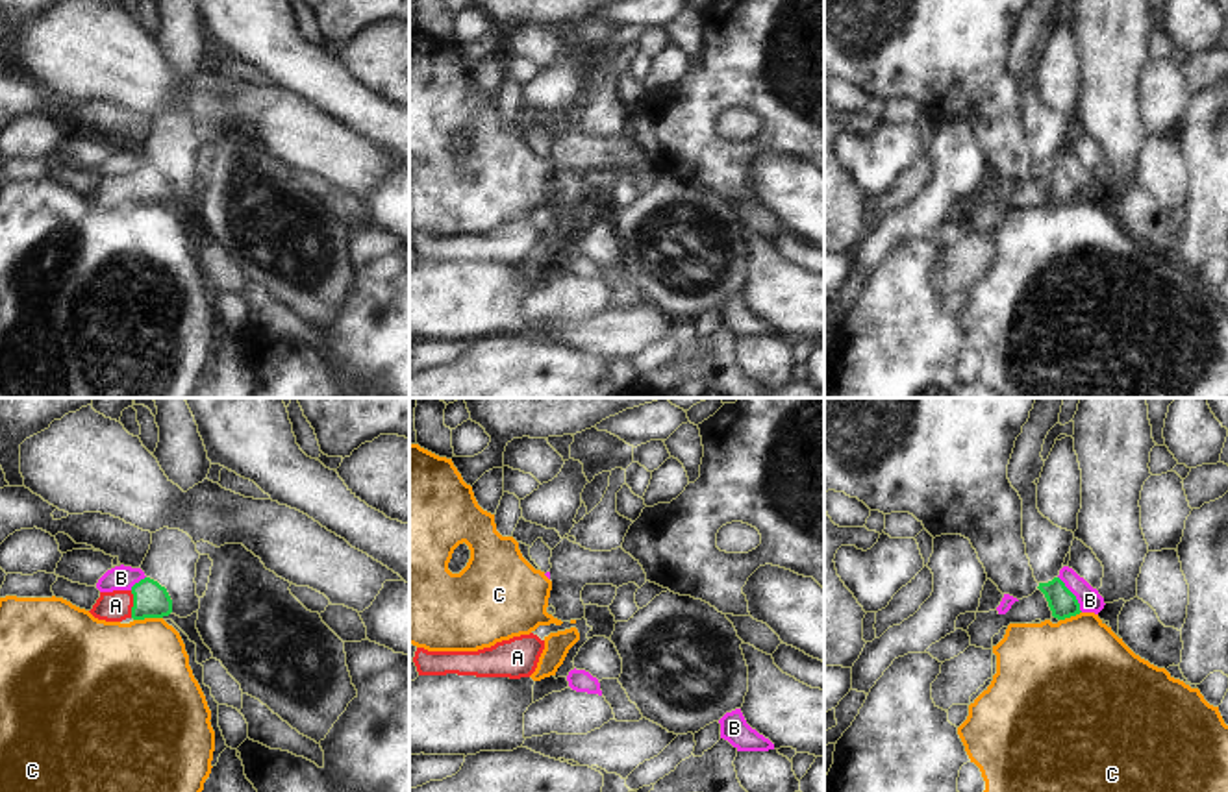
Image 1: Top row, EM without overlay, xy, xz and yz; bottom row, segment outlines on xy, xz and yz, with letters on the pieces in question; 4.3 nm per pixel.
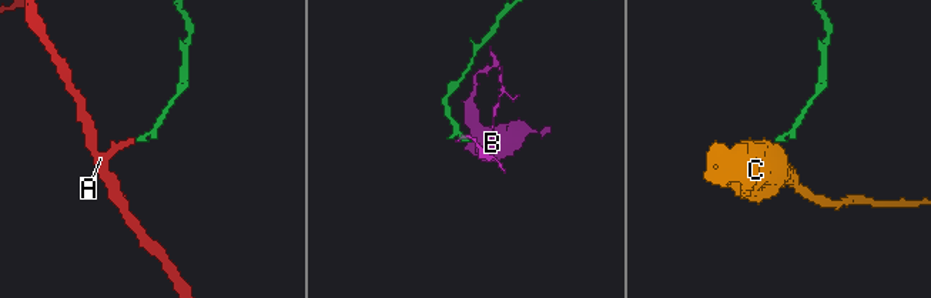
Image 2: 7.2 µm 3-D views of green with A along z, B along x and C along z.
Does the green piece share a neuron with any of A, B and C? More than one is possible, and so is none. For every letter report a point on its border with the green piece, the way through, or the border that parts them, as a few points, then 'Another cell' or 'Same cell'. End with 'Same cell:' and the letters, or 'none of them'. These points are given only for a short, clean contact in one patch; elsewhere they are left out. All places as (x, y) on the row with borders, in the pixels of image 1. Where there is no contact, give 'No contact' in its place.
A: Touches green at xy (134, 604). Path across: xy (150, 600), (134, 604), (115, 606). Same cell
B: Touches green at yz (1073, 594). Boundary: yz (1058, 576), (1082, 611). Another cell
C: Touches green at xy (147, 617). Boundary: xy (162, 617), (134, 620). Another cell
Same cell: A.

